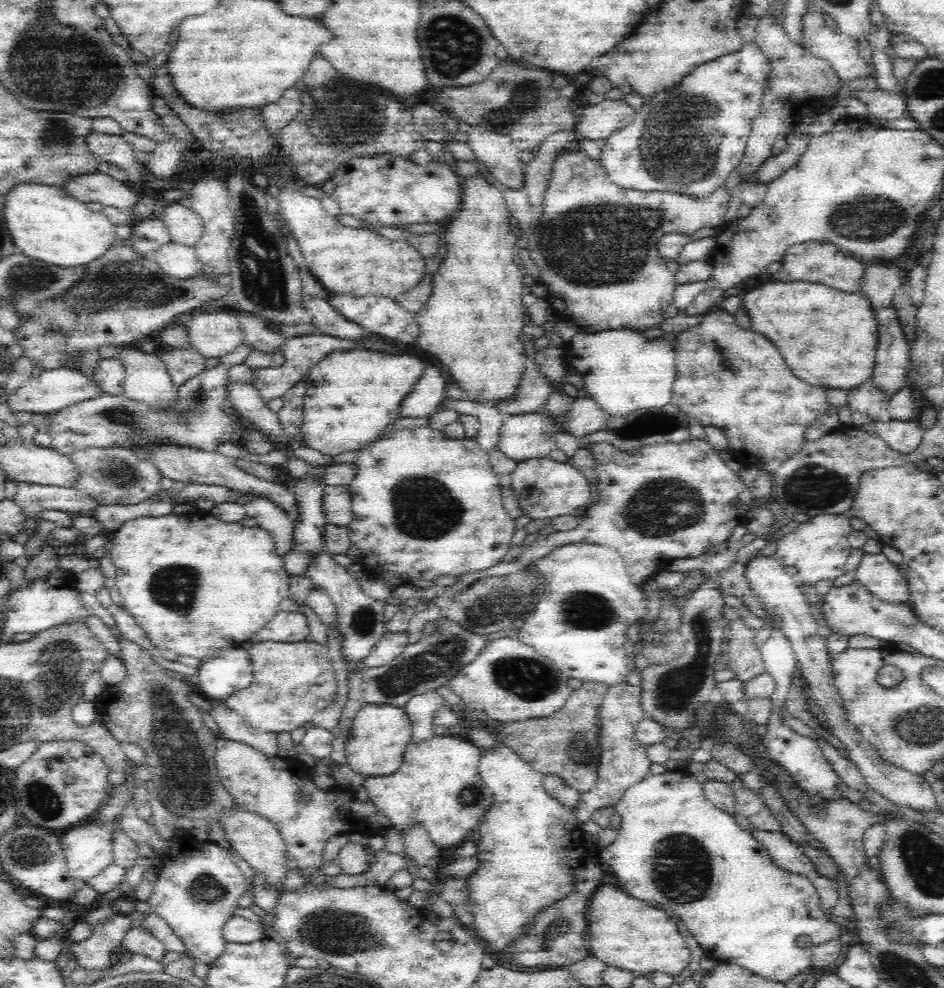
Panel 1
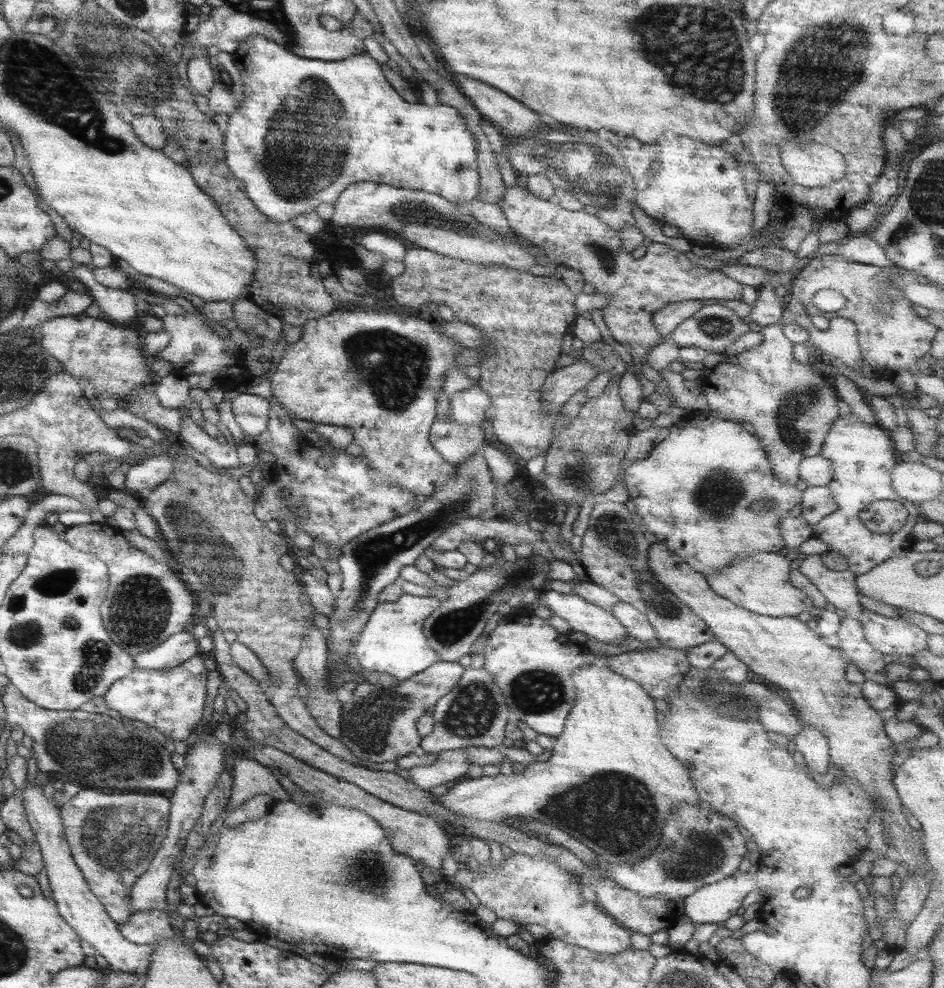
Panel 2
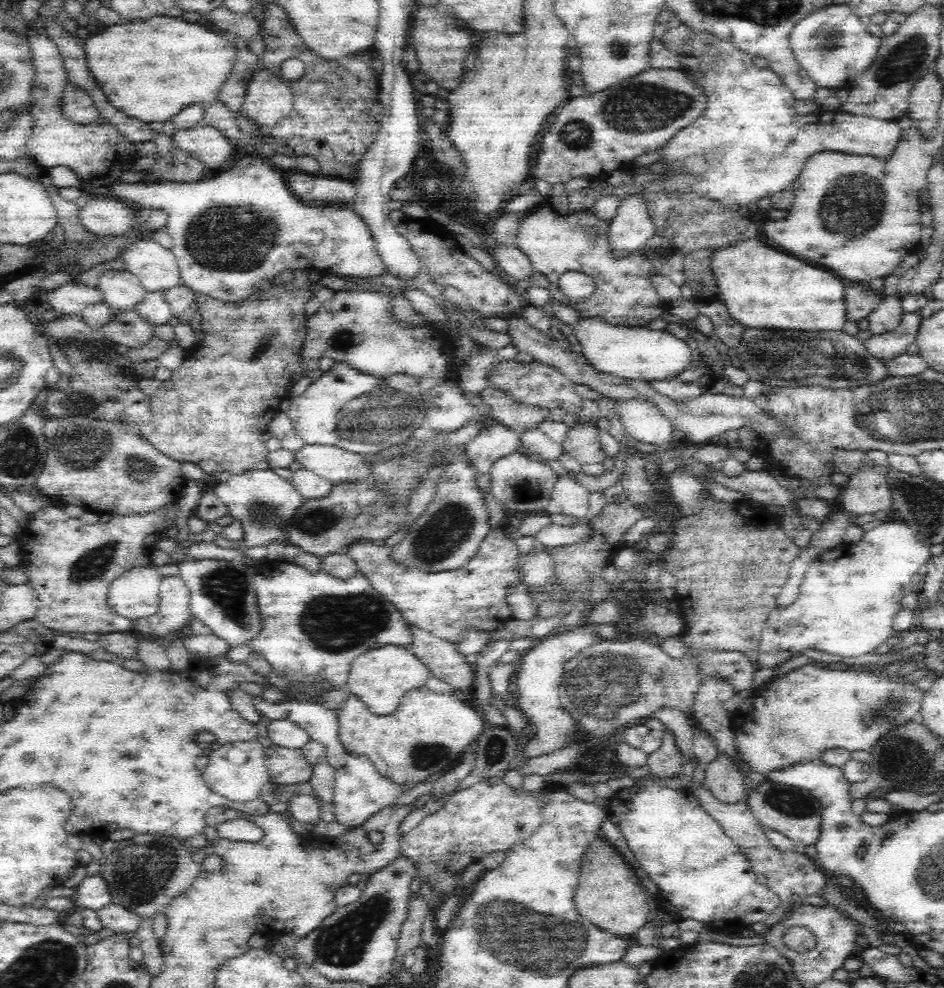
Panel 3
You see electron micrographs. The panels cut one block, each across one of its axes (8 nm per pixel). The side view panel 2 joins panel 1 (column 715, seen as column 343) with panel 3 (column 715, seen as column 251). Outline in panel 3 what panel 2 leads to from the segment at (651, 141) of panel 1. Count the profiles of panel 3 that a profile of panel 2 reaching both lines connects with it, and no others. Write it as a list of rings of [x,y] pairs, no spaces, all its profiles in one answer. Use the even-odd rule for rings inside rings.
[[[690,32],[688,40],[675,54],[682,75],[704,93],[706,108],[702,116],[675,132],[657,150],[660,164],[664,167],[659,179],[660,190],[657,190],[659,196],[693,194],[713,200],[726,210],[738,212],[748,204],[792,187],[804,163],[813,154],[830,151],[884,158],[898,142],[901,128],[896,121],[856,116],[842,110],[830,114],[817,111],[812,115],[798,115],[790,90],[769,67],[757,68],[748,54],[708,32]]]

